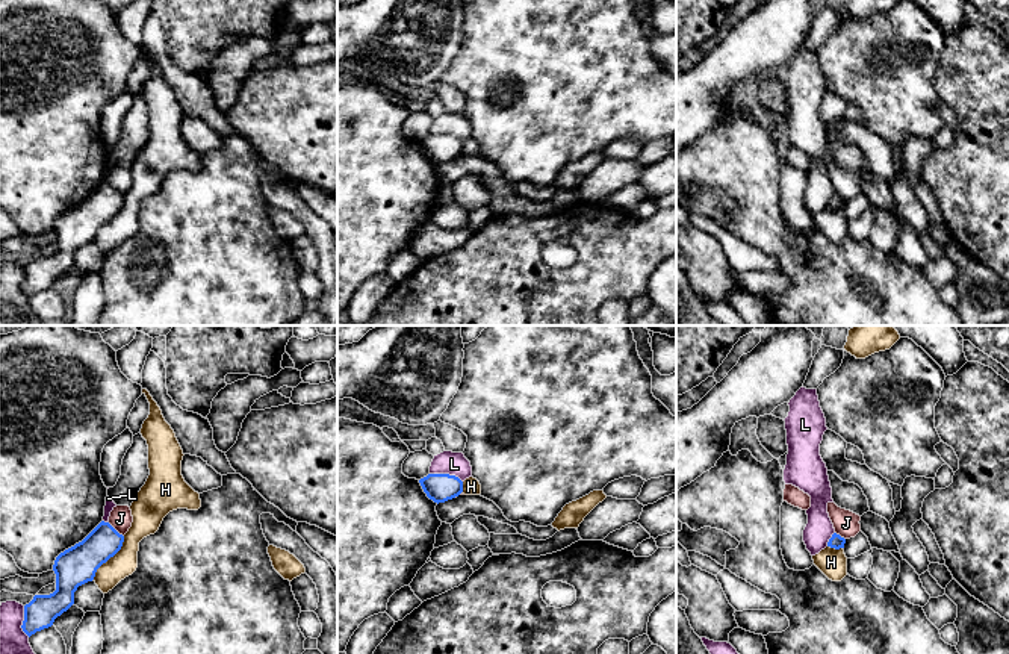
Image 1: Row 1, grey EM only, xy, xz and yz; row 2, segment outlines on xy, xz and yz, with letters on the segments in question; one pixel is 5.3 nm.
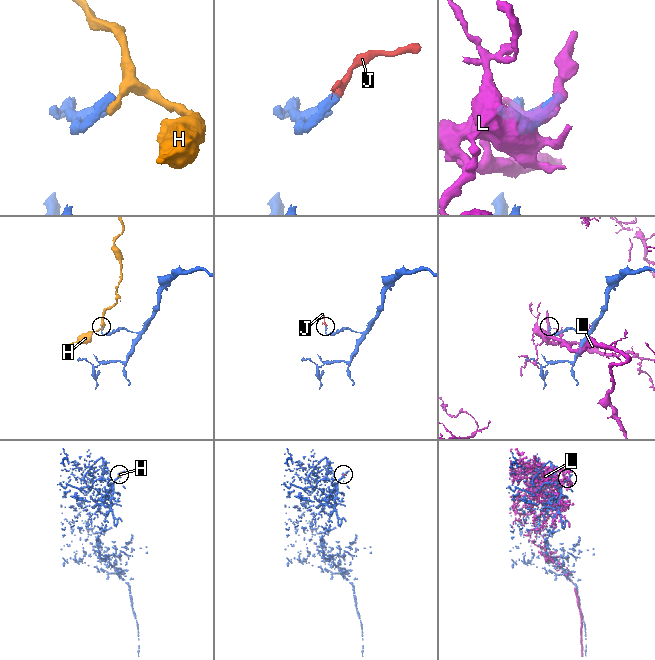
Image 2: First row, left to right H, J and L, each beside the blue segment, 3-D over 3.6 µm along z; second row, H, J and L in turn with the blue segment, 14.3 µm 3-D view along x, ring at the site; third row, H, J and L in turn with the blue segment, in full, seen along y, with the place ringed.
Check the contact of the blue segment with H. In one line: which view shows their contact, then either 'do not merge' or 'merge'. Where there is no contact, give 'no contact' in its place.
xy | do not merge

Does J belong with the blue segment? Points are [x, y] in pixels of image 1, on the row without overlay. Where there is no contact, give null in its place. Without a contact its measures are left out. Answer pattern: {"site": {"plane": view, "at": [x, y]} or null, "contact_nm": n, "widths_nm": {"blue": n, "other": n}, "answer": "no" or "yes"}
{"site": {"plane": "xy", "at": [114, 189]}, "contact_nm": 120, "widths_nm": {"blue": 190, "other": 120}, "answer": "no"}

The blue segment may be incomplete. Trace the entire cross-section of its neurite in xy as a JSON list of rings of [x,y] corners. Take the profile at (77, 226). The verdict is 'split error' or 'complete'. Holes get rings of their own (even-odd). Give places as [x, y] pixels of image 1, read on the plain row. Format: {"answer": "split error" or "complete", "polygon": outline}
{"answer": "complete", "polygon": [[[101,182],[82,203],[61,213],[53,226],[56,251],[35,256],[24,266],[23,292],[30,298],[51,288],[74,265],[77,248],[92,242],[97,230],[121,210],[123,203],[124,197]]]}

